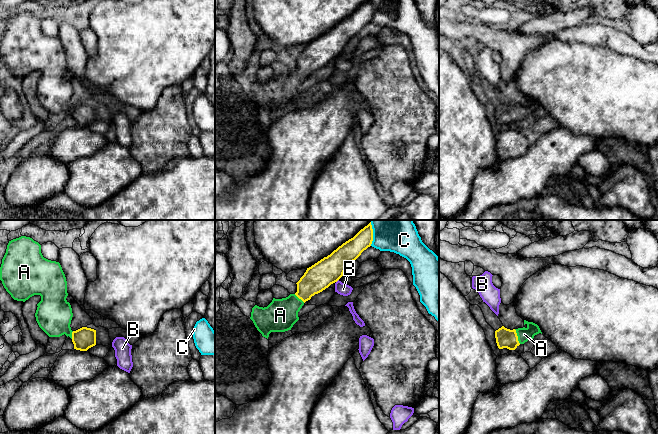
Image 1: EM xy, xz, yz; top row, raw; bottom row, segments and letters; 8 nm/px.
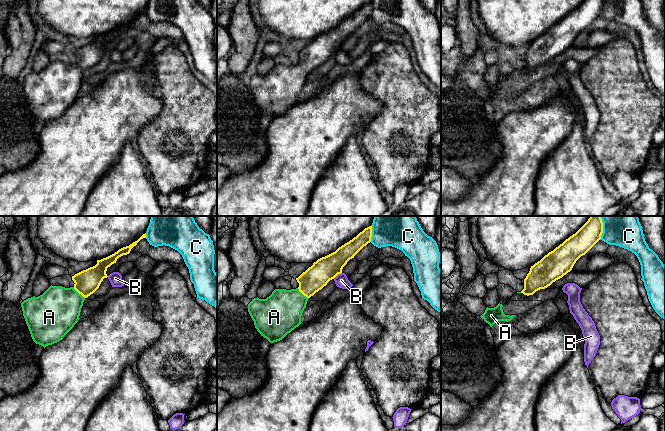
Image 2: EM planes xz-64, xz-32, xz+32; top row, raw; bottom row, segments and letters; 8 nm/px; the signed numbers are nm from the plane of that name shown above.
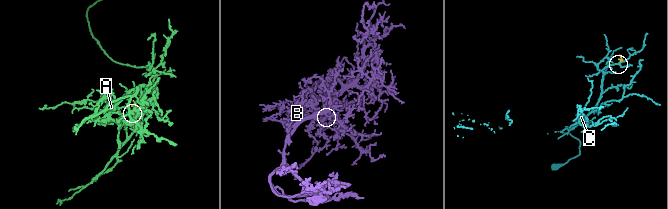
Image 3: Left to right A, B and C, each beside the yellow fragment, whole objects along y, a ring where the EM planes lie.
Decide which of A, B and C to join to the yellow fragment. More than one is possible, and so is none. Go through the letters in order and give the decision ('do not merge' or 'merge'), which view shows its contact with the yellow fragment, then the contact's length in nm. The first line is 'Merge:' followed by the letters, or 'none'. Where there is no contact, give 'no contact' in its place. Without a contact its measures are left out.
Merge: A
A: merge; meets yellow in yz; contact 130 nm long
B: do not merge; meets yellow in xz; contact 40 nm long
C: do not merge; meets yellow in xz; contact 180 nm long

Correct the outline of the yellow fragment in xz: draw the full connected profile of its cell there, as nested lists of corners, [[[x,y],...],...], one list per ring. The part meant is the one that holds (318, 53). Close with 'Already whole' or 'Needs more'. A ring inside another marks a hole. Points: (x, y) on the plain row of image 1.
[[[368,0],[353,14],[349,15],[330,31],[307,44],[297,60],[297,68],[286,74],[275,75],[267,83],[255,81],[250,95],[263,113],[271,108],[291,106],[299,96],[298,88],[304,79],[337,58],[350,39],[371,22],[373,17],[372,1]]]. Needs more

